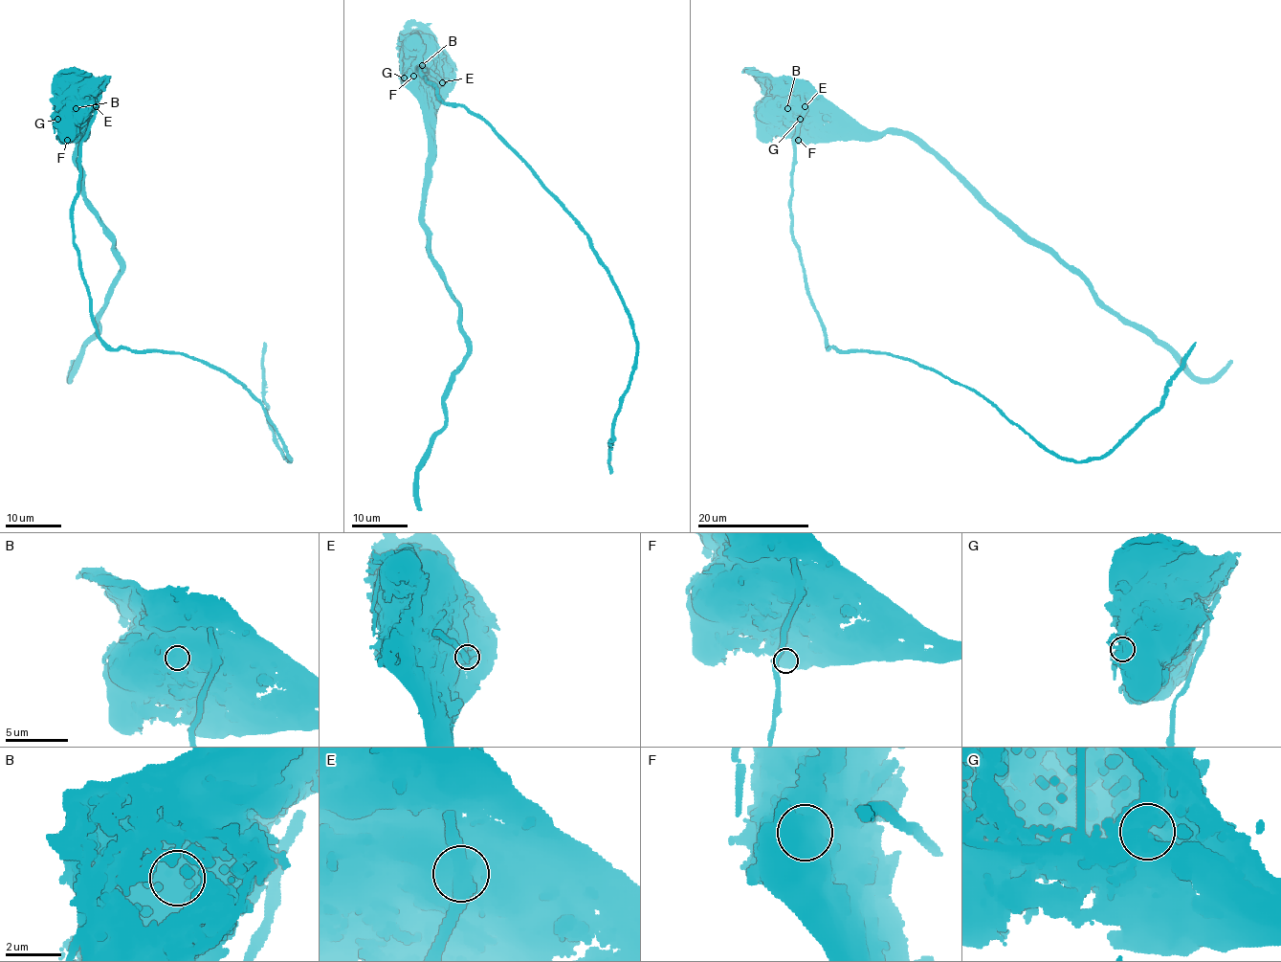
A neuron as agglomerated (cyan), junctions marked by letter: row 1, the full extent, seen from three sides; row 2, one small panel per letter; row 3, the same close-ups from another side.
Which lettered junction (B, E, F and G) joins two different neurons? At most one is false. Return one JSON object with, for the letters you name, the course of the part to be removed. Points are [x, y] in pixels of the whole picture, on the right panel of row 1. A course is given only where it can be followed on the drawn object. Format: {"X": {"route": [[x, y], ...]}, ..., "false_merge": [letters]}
{"E": {"route": [[804, 106], [791, 237], [828, 348], [933, 368], [1047, 449], [1086, 461], [1109, 455], [1160, 406], [1195, 343]]}, "false_merge": ["E"]}

